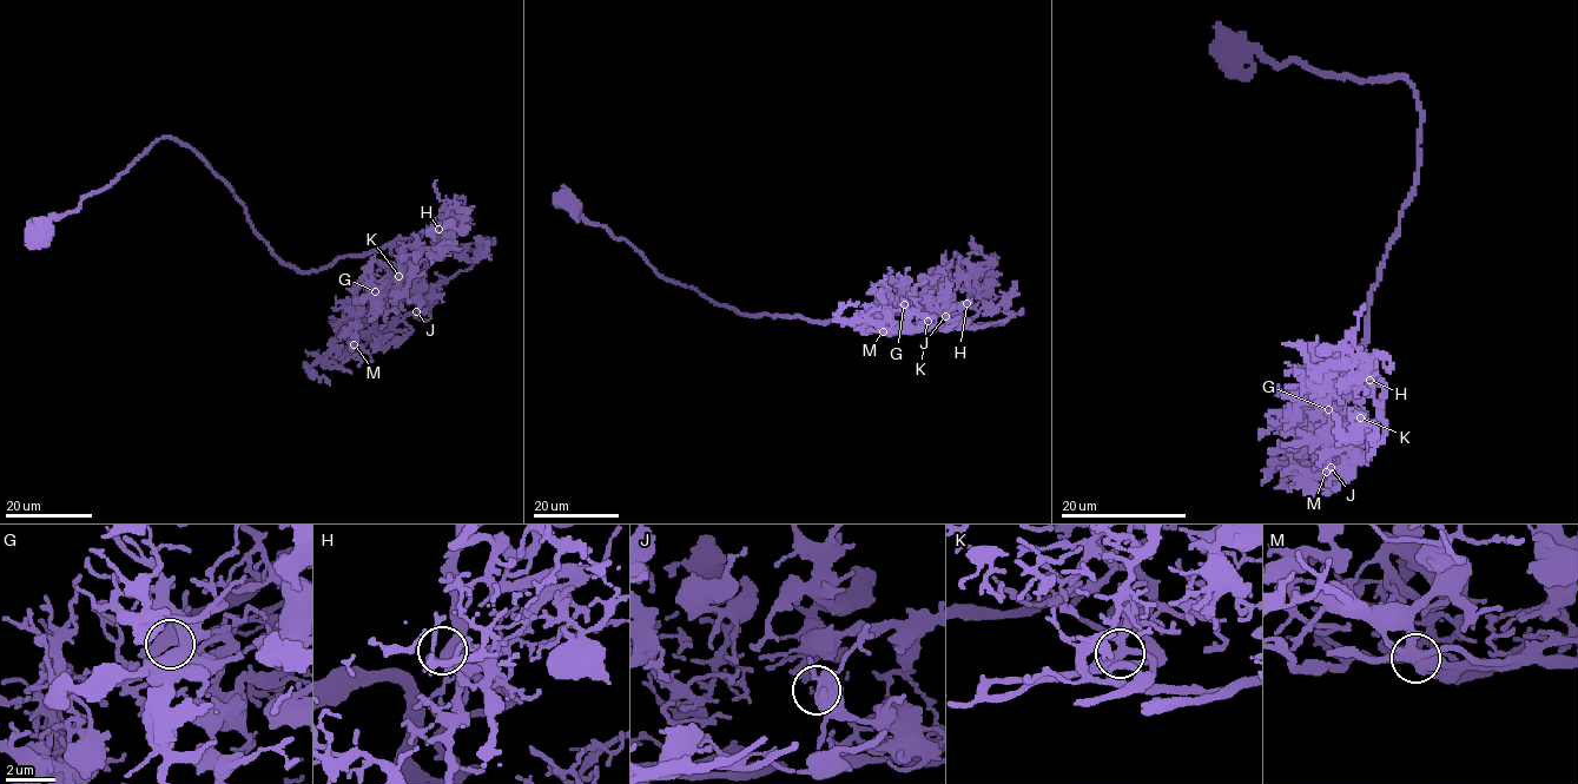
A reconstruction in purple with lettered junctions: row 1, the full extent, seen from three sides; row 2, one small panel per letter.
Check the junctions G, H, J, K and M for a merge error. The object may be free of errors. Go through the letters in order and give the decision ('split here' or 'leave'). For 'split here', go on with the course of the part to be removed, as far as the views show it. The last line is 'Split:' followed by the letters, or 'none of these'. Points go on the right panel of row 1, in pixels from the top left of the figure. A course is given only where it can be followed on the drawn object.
G: leave
H: leave
J: leave
K: leave
M: leave
Split: none of these

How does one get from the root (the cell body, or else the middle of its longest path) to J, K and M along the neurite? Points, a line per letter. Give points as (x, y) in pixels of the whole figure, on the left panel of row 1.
J: (40, 230), (169, 137), (302, 271), (390, 245), (400, 278), (436, 288), (416, 311)
K: (40, 230), (169, 137), (228, 185), (283, 262), (316, 271), (390, 245), (404, 269), (398, 276)
M: (40, 230), (159, 138), (176, 138), (302, 271), (390, 245), (404, 283), (363, 311), (354, 344)

